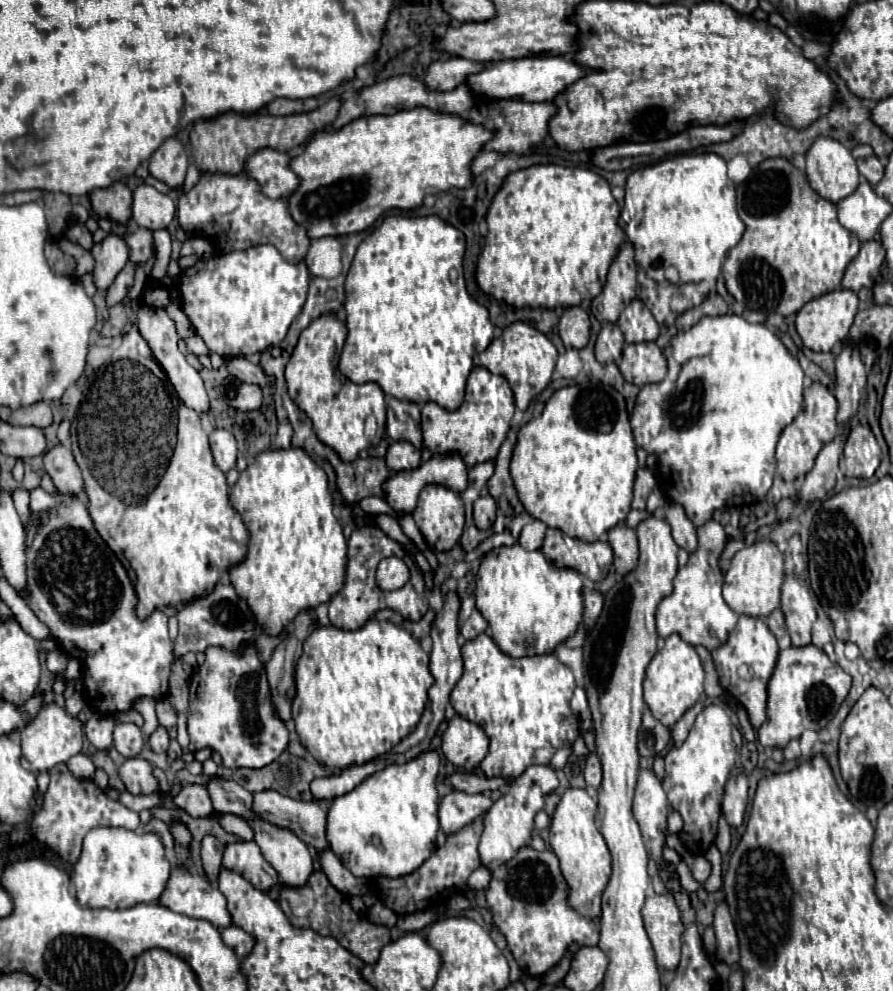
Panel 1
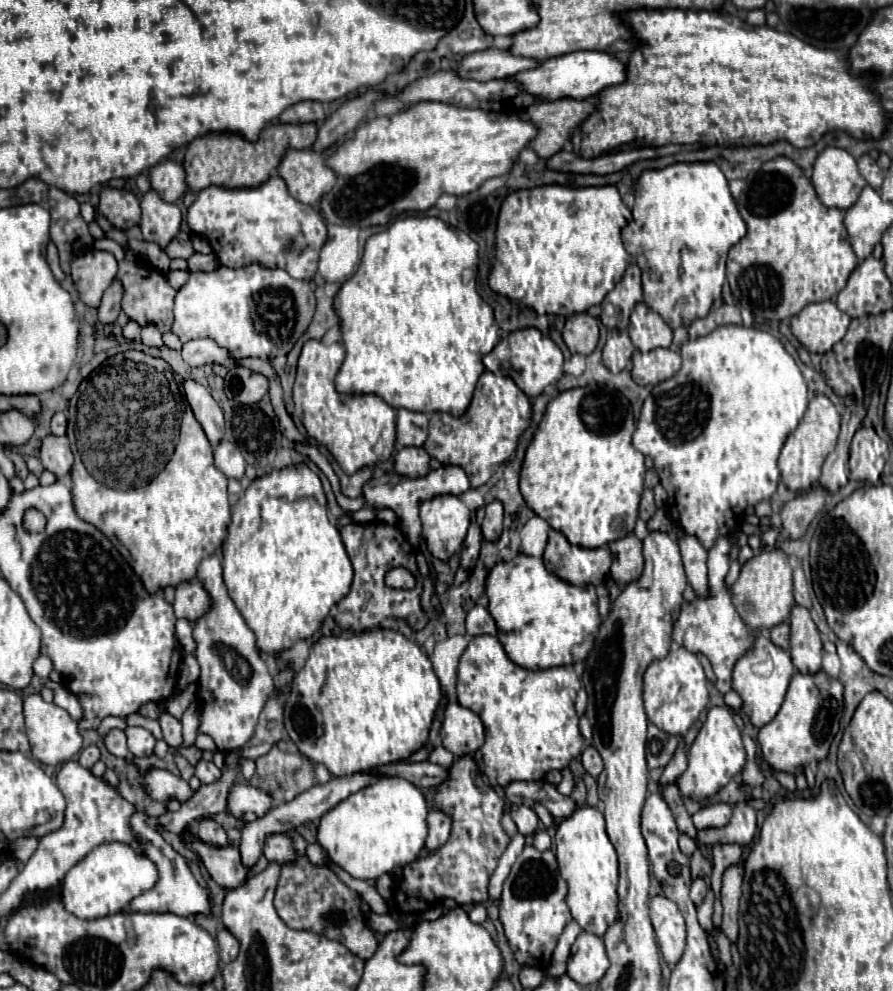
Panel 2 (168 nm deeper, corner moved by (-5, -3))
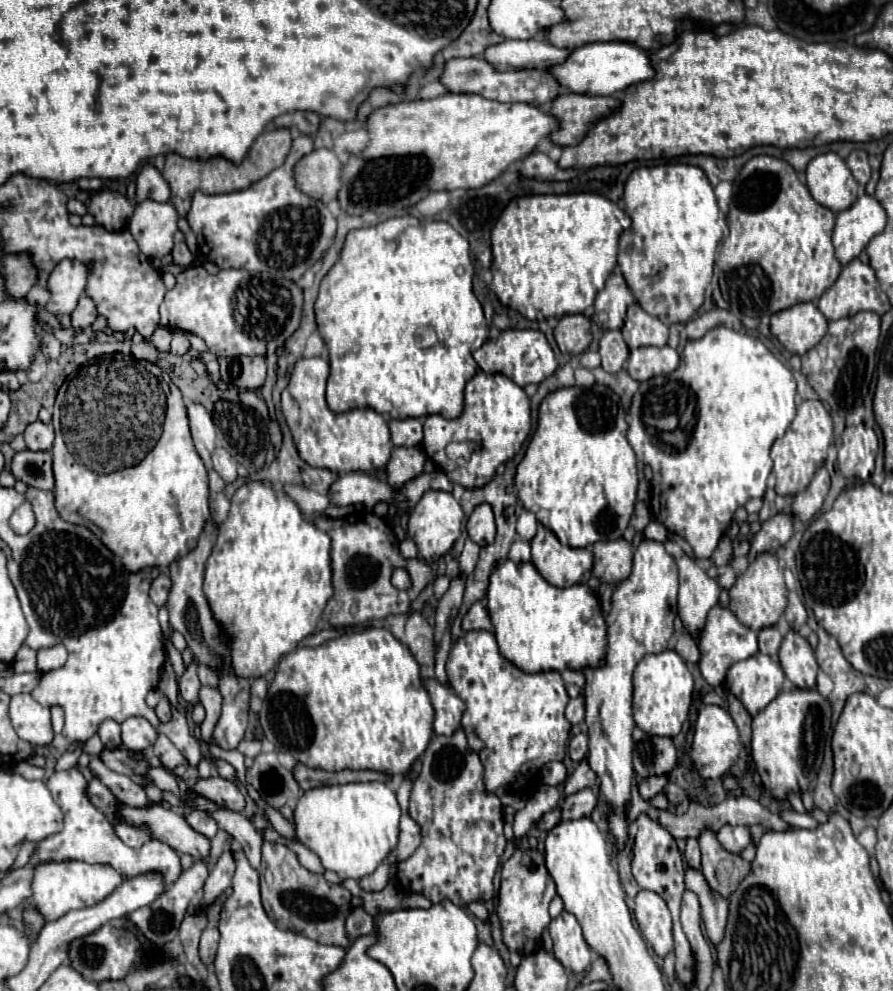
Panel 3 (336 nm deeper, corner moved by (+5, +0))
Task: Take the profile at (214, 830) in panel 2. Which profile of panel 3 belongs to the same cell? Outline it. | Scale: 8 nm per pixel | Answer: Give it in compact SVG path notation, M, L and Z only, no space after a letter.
M192 810L192 812L186 816L186 822L188 822L196 832L204 834L206 838L214 838L214 834L218 832L218 826L216 826L214 818L212 818L212 816L206 816L206 812L194 812L194 810Z

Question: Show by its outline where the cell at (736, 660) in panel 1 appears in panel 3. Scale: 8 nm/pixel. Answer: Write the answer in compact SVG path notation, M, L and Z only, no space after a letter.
M754 654L750 656L748 660L740 660L740 662L734 662L726 674L726 682L724 682L724 690L734 694L742 704L744 708L748 710L750 716L756 716L758 712L762 712L774 698L776 694L784 688L784 670L782 666L772 660L768 654Z

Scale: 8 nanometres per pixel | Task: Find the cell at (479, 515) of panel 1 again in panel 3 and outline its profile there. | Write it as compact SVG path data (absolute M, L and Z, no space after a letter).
M480 504L474 508L474 512L468 518L466 524L470 540L474 540L480 546L488 546L494 542L496 536L496 524L494 524L494 514L490 504Z

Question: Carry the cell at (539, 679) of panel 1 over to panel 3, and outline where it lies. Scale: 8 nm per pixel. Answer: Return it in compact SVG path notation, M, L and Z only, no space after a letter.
M478 630L466 632L454 644L446 674L450 688L466 704L462 730L482 760L486 790L496 796L508 792L530 796L538 786L538 770L546 762L560 762L566 756L570 722L564 718L564 708L570 698L560 672L522 672L502 658L492 632Z

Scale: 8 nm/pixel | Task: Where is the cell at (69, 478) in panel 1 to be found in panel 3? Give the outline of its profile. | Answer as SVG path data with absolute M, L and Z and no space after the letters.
M40 420L32 422L26 432L24 432L24 438L26 438L26 446L32 450L32 452L48 452L52 450L52 442L54 442L54 430L46 424L42 424Z

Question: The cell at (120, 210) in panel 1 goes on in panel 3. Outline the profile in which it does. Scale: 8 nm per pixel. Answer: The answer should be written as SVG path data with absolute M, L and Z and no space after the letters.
M102 190L98 192L88 206L88 212L96 218L100 226L106 230L120 230L128 224L130 212L134 212L132 204L120 192Z

